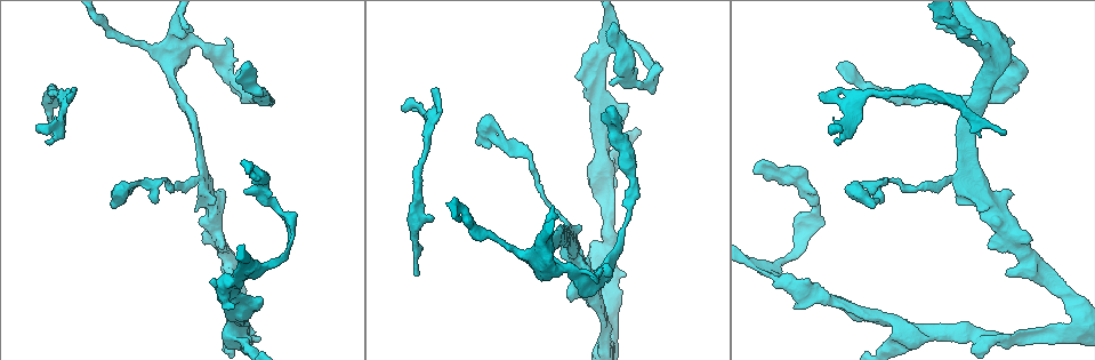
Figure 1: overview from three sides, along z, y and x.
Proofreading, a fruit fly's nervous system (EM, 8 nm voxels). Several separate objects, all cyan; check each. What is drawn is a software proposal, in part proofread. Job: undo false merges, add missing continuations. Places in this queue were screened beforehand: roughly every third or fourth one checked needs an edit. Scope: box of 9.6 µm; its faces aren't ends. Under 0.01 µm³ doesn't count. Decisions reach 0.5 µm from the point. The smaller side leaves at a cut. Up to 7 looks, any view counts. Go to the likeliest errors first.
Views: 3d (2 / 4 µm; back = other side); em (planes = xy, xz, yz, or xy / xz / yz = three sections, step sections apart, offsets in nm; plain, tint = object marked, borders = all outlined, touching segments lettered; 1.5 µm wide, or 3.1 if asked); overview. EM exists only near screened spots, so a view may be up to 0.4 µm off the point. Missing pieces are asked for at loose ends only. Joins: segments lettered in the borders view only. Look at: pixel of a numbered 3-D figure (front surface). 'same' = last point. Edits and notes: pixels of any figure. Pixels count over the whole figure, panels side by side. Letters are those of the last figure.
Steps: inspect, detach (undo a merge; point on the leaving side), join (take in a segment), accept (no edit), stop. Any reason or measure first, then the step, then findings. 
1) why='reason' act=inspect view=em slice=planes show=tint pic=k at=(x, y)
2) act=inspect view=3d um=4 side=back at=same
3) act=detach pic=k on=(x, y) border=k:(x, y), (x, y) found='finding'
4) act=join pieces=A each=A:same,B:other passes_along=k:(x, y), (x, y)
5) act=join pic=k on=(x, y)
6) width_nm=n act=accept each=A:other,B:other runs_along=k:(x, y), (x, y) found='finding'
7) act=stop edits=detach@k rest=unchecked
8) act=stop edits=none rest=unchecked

why='branch stops here' act=inspect view=3d um=2 pic=1 at=(554, 208)

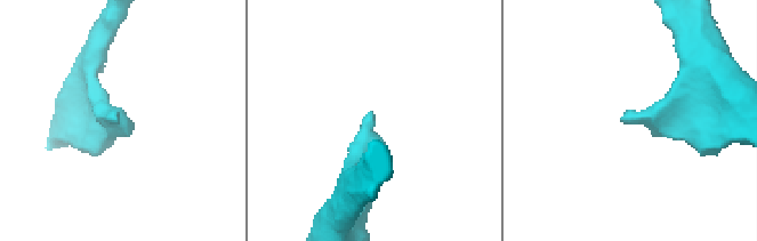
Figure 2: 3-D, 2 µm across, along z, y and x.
why='shape alone is not enough' act=inspect view=em slice=planes show=borders pic=2 at=(625, 123)

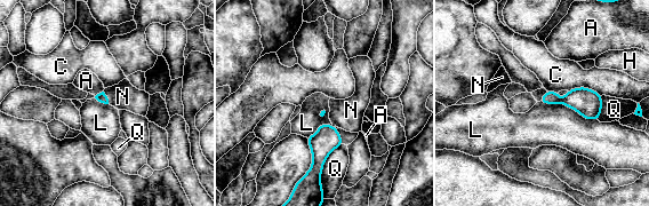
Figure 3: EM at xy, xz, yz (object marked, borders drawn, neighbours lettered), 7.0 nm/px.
act=join pieces=N each=A:other,C:other,H:other,L:other,N:same,Q:other passes_along=3:(102, 97), (106, 97), (122, 96) found='it goes on there'

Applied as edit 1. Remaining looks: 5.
why='an open end' act=inspect view=3d um=2 pic=1 at=(768, 161)

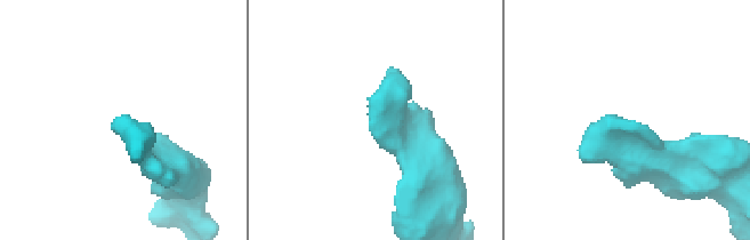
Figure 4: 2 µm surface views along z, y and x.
why='shape alone is not enough' act=inspect view=em slice=xz step=8 show=borders pic=4 at=(123, 123)

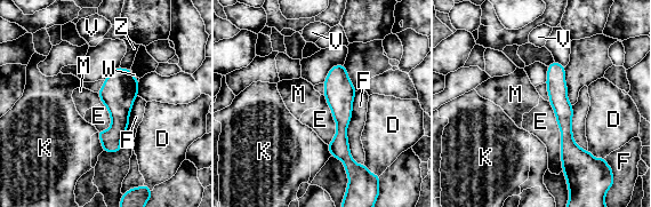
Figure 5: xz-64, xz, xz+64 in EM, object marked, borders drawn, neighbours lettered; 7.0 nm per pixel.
act=accept each=D:other,E:other,F:other,K:other,M:other,V:other,W:other,Z:other found='none of them fits'

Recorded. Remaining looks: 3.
why='thick turns thin' act=inspect view=3d um=4 pic=1 at=(47, 112)

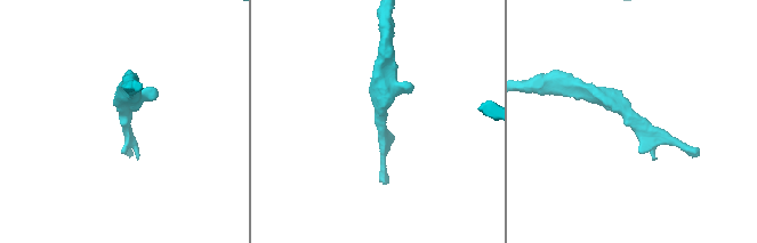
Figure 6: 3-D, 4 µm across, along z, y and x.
why='need the tissue' act=inspect view=em slice=xz step=8 show=tint pic=6 at=(631, 114)

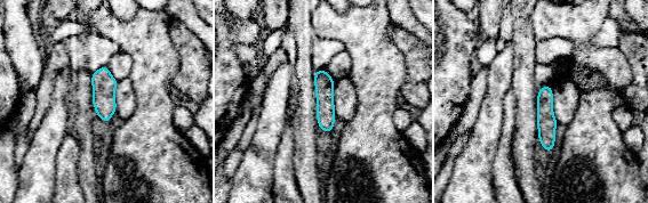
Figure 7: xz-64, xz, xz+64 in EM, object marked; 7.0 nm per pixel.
act=inspect view=em slice=planes show=borders at=same

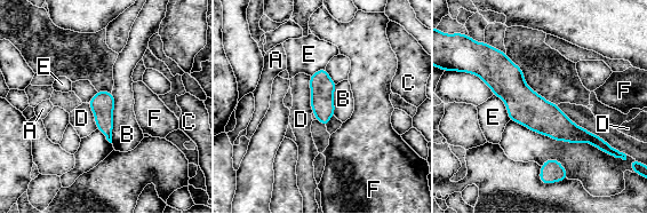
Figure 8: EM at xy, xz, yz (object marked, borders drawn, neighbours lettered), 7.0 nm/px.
width_nm=170 longest_contact=B:360nm act=accept each=A:other,B:other,C:other,D:other,E:other,F:other found='continuous, no second neuron'

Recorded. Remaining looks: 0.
act=stop edits=join@3 rest=unchecked

